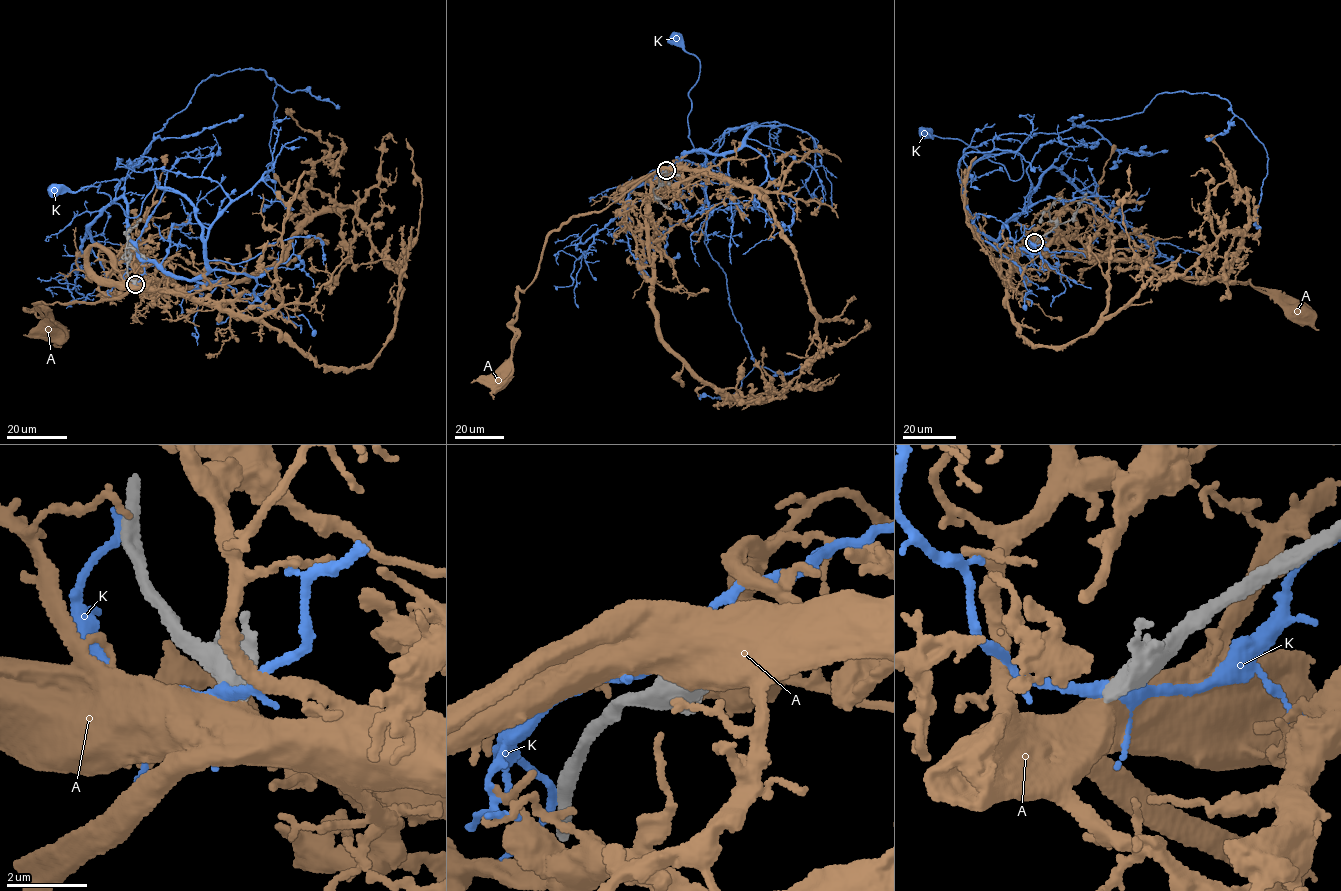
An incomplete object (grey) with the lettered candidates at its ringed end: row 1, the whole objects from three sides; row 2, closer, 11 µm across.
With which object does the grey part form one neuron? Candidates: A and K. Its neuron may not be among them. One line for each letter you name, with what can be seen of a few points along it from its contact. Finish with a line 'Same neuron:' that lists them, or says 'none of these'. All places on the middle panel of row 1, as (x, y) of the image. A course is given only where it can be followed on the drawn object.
Same neuron: none of these

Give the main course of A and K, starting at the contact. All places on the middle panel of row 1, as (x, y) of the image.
A: (666, 170), (549, 234), (535, 280), (523, 292), (517, 288), (511, 357), (497, 379)
K: (665, 170), (691, 152), (732, 153), (755, 125), (697, 154), (687, 117), (700, 61), (675, 39)

